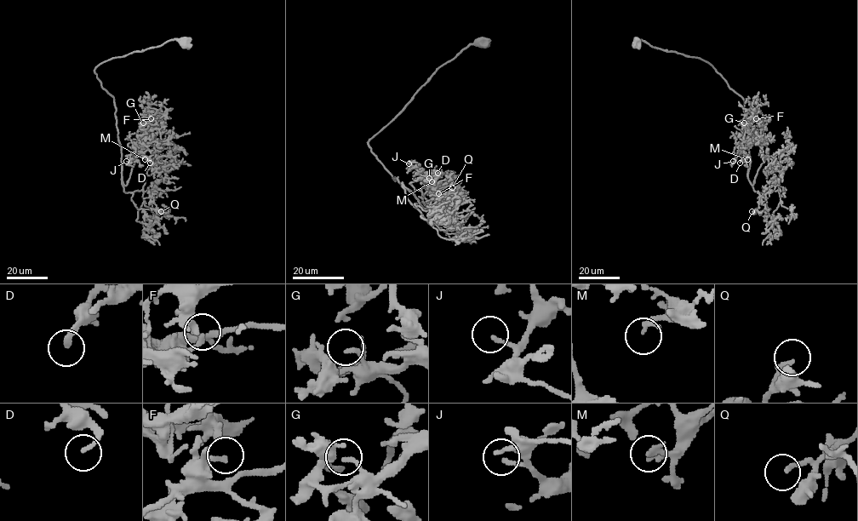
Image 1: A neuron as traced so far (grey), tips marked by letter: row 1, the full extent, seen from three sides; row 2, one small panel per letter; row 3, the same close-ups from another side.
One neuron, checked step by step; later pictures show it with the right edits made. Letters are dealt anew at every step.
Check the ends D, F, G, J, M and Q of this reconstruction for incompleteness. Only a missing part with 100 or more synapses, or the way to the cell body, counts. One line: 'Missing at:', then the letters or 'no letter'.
Missing at: no letter

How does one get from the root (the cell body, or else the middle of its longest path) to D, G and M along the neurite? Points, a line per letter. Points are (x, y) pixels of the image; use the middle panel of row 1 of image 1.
D: (482, 42), (441, 65), (368, 141), (391, 177), (425, 208), (421, 174), (427, 180), (437, 173)
G: (482, 42), (470, 43), (441, 65), (368, 141), (391, 177), (425, 208), (422, 195), (437, 185), (429, 178)
M: (482, 42), (441, 65), (368, 141), (391, 177), (425, 208), (421, 174), (425, 180), (432, 176), (431, 181)

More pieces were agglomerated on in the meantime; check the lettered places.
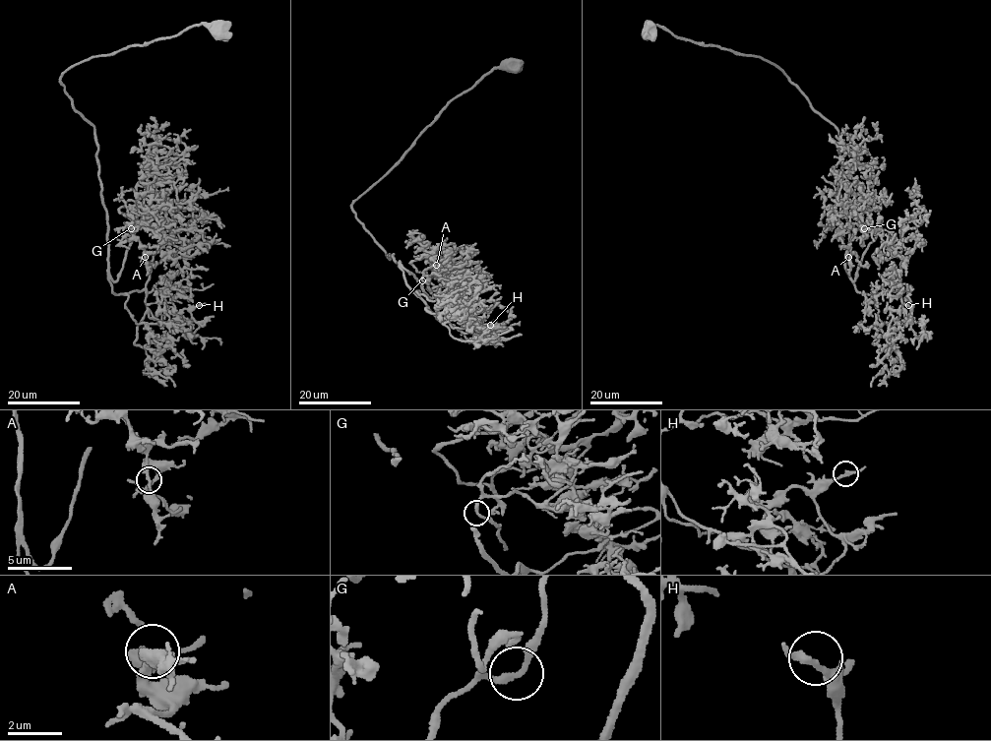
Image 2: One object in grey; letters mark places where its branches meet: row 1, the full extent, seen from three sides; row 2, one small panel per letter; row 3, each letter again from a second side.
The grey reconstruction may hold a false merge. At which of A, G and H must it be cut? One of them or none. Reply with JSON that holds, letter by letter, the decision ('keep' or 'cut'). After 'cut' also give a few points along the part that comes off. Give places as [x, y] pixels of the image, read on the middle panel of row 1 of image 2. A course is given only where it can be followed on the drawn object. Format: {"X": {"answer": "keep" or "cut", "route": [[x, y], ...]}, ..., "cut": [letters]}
{"A": {"answer": "keep"}, "G": {"answer": "keep"}, "H": {"answer": "keep"}, "cut": []}

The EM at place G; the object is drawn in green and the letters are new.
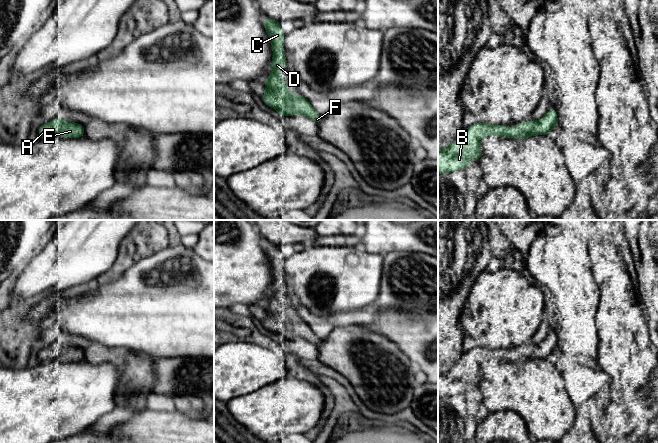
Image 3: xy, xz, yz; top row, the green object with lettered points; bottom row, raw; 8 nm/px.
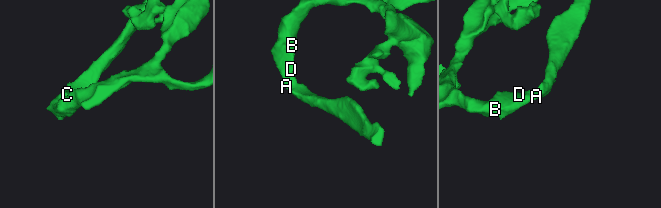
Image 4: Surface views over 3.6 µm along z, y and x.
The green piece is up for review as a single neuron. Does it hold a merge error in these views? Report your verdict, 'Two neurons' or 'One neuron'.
One neuron

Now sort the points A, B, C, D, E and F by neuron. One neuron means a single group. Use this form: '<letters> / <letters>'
A B C D E F

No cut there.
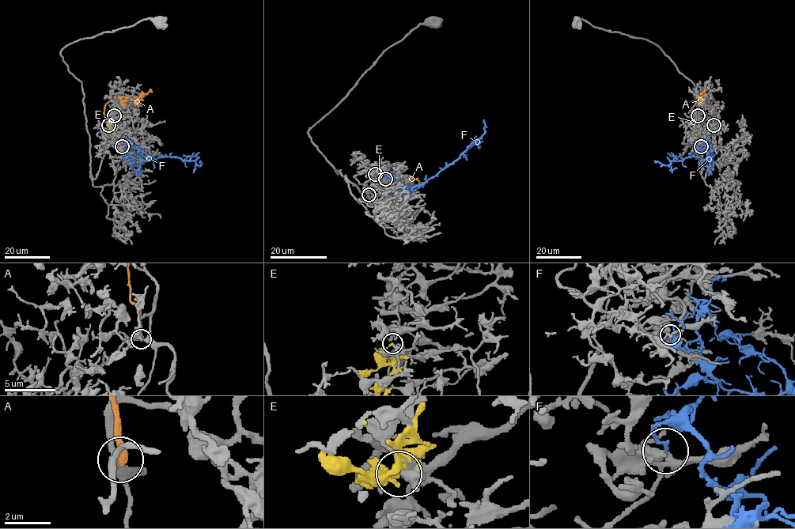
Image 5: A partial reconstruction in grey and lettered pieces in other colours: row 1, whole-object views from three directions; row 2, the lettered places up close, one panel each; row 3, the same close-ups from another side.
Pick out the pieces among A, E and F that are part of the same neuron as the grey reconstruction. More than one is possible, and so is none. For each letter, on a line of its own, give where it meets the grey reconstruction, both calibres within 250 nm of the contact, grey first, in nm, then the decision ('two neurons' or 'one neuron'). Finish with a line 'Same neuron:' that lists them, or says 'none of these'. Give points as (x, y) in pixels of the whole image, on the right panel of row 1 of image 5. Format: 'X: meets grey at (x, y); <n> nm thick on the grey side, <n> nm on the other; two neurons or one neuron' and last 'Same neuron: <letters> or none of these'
A: meets grey at (713, 125); 240 nm thick on the grey side, 400 nm on the other; two neurons
E: meets grey at (698, 115); 200 nm thick on the grey side, 140 nm on the other; two neurons
F: meets grey at (701, 146); 360 nm thick on the grey side, 110 nm on the other; two neurons
Same neuron: none of these

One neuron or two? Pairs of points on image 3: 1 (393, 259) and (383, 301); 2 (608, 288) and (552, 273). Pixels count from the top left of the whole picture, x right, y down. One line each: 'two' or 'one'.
1: one
2: two

